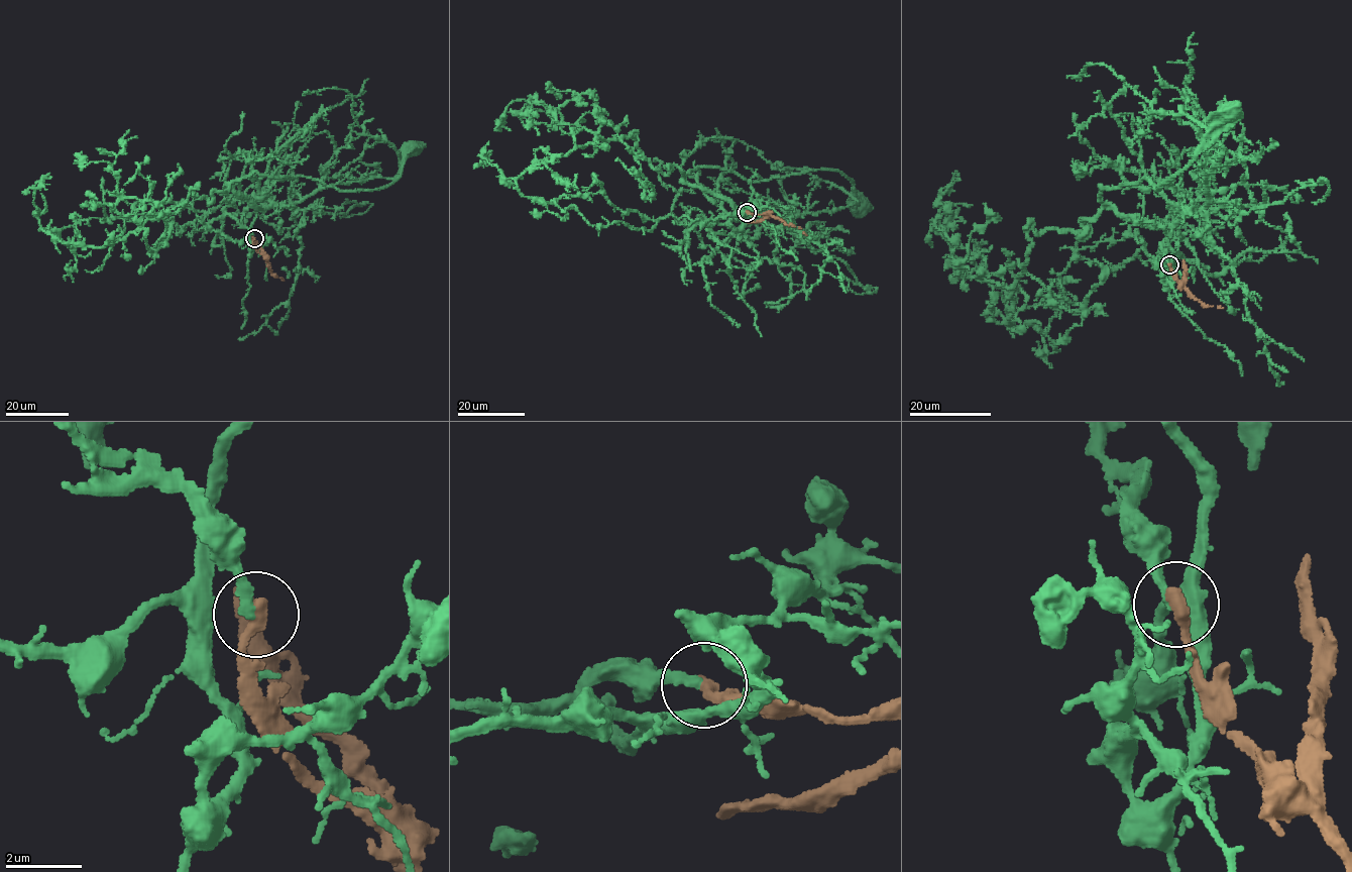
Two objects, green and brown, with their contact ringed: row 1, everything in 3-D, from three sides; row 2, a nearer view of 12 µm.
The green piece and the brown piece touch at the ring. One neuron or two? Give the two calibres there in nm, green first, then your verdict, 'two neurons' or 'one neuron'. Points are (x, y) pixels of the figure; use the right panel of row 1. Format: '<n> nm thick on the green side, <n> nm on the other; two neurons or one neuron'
240 nm thick on the green side, 400 nm on the other; one neuron

